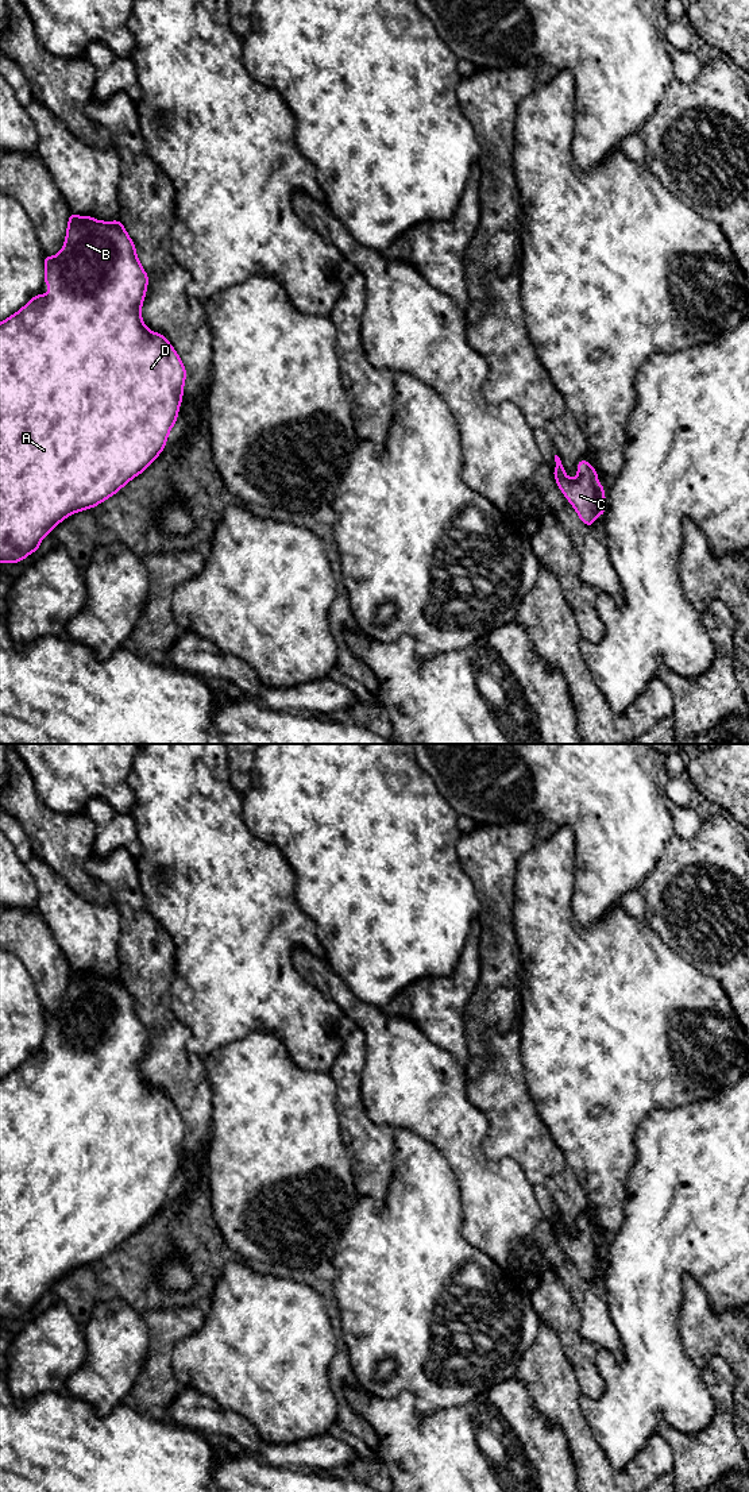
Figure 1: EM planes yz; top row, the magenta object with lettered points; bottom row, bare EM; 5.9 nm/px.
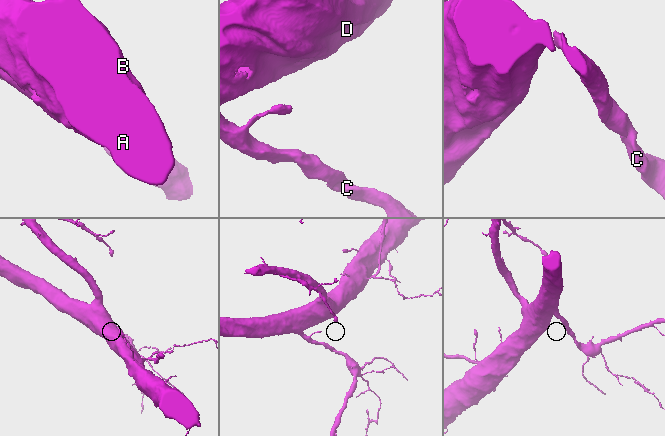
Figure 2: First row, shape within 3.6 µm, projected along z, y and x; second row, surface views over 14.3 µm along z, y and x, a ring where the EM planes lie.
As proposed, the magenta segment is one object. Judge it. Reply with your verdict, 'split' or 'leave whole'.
leave whole

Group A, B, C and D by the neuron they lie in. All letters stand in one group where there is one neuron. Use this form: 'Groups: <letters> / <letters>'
Groups: A B C D

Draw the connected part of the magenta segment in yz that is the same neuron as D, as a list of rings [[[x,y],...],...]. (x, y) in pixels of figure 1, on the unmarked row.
[[[70,968],[62,1006],[55,1013],[45,1011],[43,1017],[46,1023],[43,1038],[49,1041],[49,1050],[36,1050],[0,1079],[0,1319],[22,1318],[36,1308],[43,1294],[66,1273],[104,1258],[143,1229],[165,1204],[177,1177],[186,1136],[184,1118],[170,1098],[163,1091],[150,1087],[142,1076],[148,1032],[120,975],[101,978]]]

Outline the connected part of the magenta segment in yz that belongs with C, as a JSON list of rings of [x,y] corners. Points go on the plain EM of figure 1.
[[[555,1211],[556,1225],[553,1233],[559,1245],[576,1267],[582,1279],[591,1283],[599,1271],[606,1269],[605,1244],[598,1238],[598,1229],[584,1215],[578,1218],[578,1233],[571,1235],[565,1231],[564,1222]]]

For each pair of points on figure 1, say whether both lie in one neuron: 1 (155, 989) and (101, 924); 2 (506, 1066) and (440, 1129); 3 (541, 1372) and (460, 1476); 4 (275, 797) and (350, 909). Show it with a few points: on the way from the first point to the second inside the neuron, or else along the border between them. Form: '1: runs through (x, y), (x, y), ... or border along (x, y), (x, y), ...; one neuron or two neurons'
1: border along (118, 912), (118, 959), (120, 974); two neurons
2: border along (466, 1071), (466, 1097), (486, 1117), (487, 1128); two neurons
3: border along (514, 1376), (525, 1387), (532, 1403), (545, 1417); two neurons
4: runs through (304, 825), (350, 871), (350, 881); one neuron

